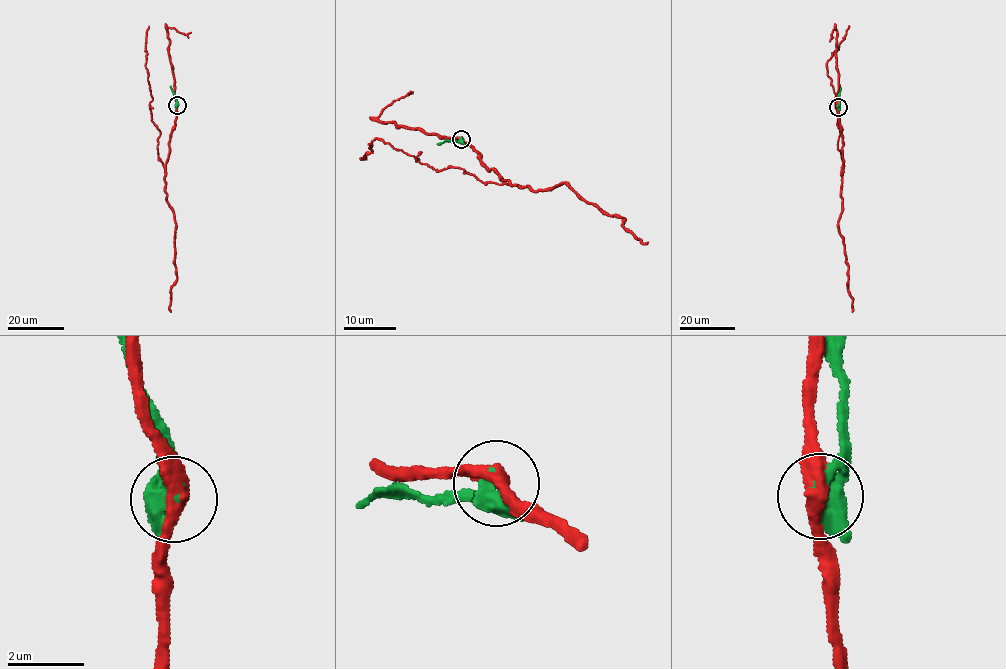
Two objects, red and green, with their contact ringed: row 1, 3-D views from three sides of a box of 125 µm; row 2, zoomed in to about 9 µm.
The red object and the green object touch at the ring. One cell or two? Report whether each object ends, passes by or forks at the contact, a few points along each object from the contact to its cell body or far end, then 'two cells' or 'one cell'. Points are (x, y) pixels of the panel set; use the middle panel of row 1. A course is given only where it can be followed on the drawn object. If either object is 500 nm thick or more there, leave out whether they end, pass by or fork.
red passes by; green passes by; red runs (461, 139), (503, 183), (483, 182), (461, 168), (435, 170), (375, 138), (369, 147), (372, 151), (361, 158); green runs (461, 139), (437, 144); two cells

